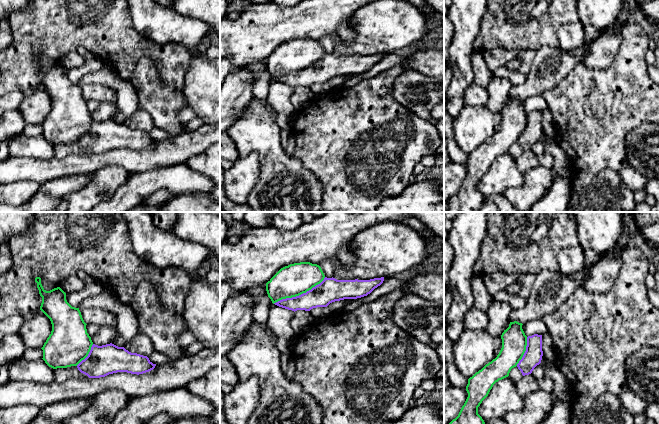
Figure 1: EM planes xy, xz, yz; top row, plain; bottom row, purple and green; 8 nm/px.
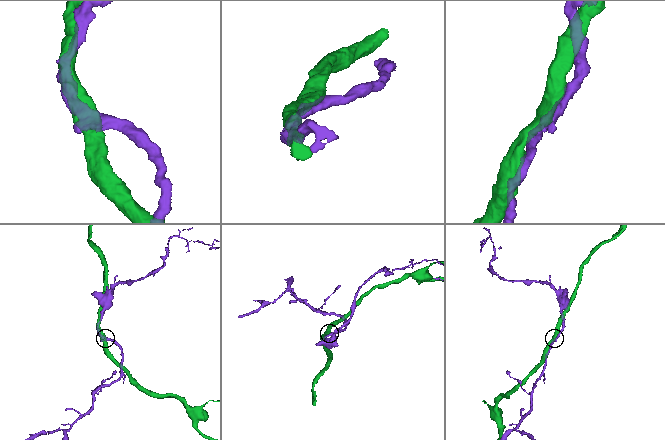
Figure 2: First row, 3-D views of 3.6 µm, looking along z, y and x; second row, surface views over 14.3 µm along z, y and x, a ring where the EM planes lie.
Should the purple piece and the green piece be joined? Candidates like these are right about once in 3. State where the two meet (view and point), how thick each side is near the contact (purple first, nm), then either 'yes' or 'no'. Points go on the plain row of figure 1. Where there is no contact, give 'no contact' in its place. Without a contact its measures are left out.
xz (299, 71) | 190/260 nm | no

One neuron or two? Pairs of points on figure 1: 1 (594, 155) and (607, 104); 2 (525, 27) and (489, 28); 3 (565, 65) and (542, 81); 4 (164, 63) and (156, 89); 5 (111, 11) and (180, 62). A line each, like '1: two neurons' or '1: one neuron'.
1: one neuron
2: one neuron
3: one neuron
4: two neurons
5: one neuron

